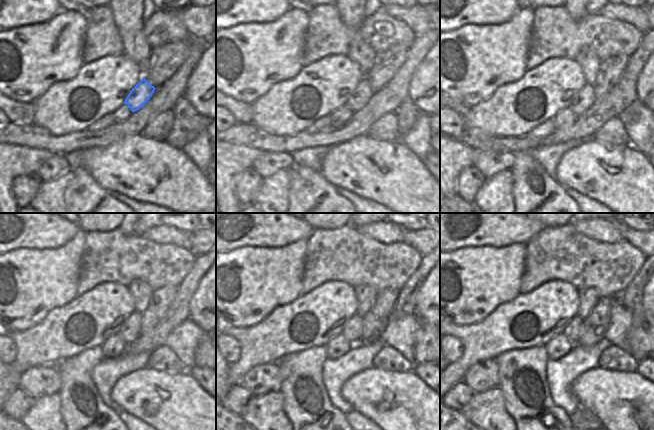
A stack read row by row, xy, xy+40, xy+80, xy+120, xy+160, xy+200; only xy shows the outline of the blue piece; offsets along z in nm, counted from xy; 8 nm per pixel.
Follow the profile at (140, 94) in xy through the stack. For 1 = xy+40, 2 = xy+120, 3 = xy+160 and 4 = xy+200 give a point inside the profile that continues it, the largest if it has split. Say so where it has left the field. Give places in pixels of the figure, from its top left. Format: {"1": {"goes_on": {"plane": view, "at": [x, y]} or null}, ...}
{"1": {"goes_on": {"plane": "xy+40", "at": [363, 93]}}, "2": {"goes_on": {"plane": "xy+120", "at": [130, 330]}}, "3": {"goes_on": {"plane": "xy+160", "at": [352, 331]}}, "4": {"goes_on": {"plane": "xy+200", "at": [572, 331]}}}

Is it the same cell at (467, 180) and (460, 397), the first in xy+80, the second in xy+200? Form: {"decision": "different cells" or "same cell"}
{"decision": "same cell"}

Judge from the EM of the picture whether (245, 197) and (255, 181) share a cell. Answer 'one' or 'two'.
one

